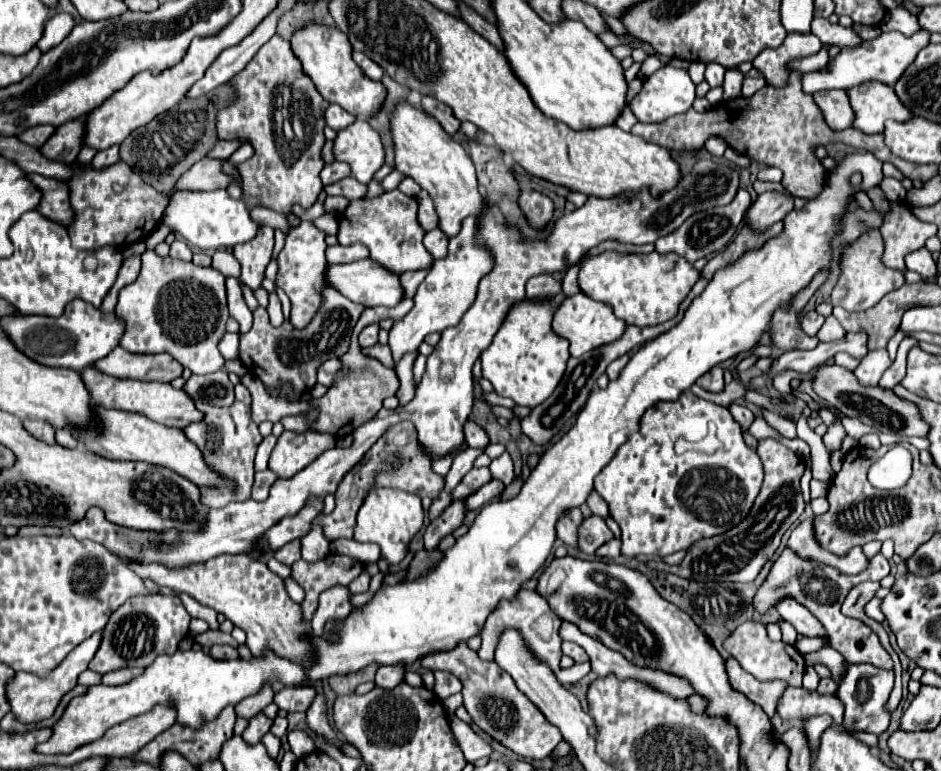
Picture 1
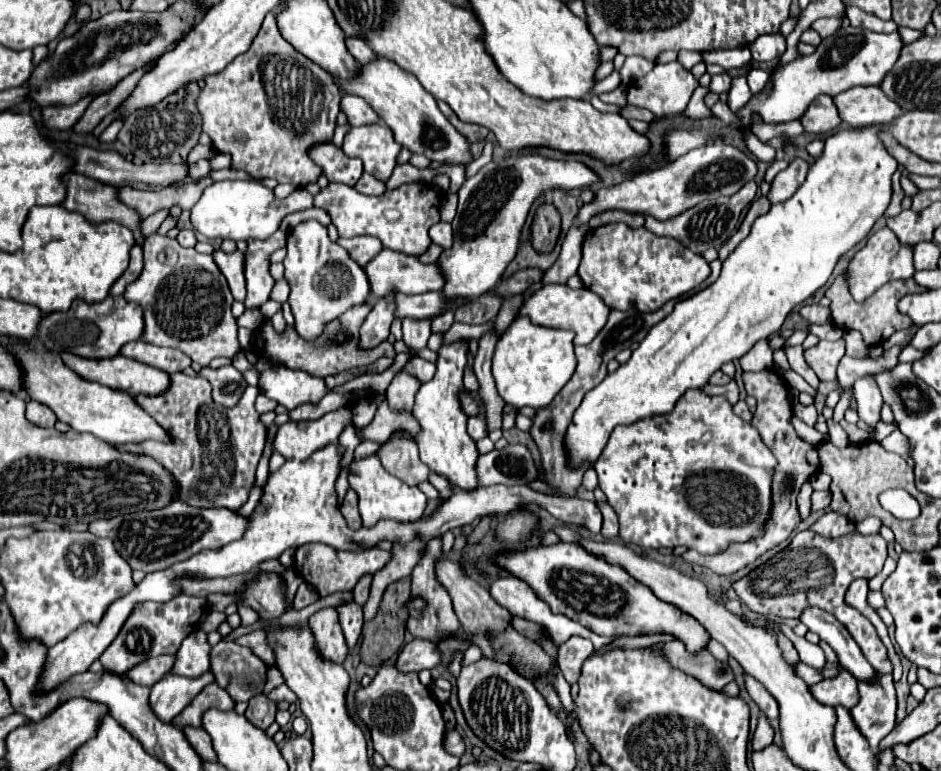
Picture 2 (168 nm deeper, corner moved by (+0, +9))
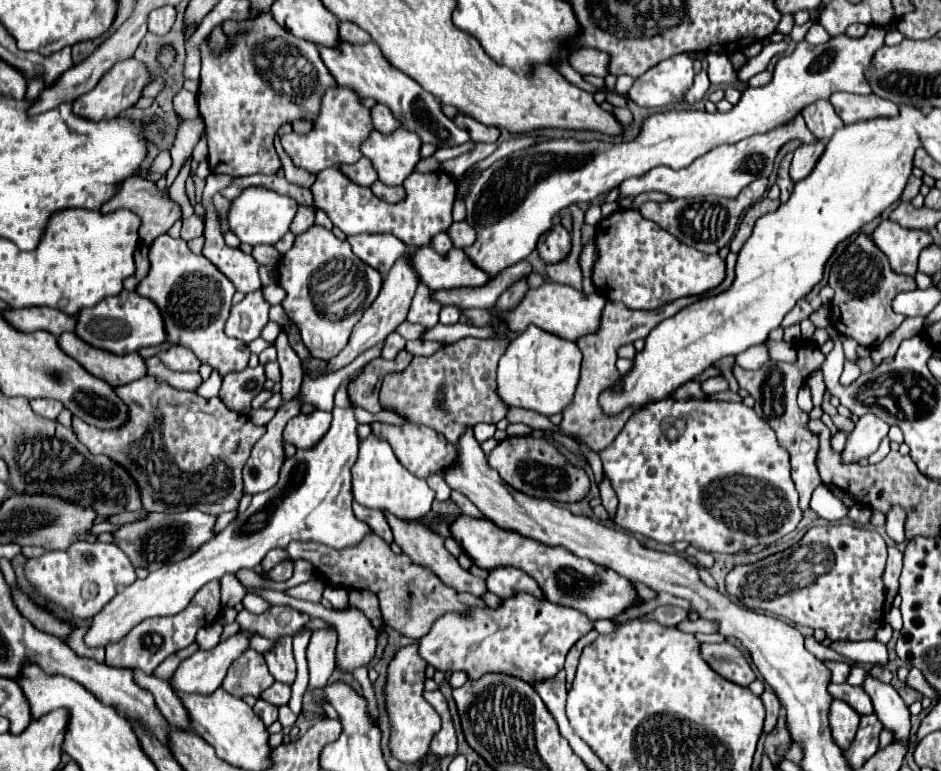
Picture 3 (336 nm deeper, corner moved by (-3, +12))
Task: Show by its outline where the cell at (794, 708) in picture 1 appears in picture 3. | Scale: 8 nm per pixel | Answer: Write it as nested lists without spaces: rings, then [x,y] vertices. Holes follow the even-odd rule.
[[[831,683],[829,693],[833,699],[841,699],[847,705],[851,705],[859,715],[871,715],[873,713],[871,699],[863,687],[851,687],[849,683],[841,683],[841,685]]]

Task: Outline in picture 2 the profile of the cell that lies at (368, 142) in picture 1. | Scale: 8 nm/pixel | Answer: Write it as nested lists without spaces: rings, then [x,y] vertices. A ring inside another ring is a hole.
[[[370,124],[350,128],[344,136],[344,154],[350,158],[360,158],[364,162],[364,172],[378,180],[388,180],[396,166],[396,156],[400,144],[394,140],[392,132],[384,124]]]

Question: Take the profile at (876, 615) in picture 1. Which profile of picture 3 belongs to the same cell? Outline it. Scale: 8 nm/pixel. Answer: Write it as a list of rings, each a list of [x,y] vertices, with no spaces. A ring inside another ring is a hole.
[[[892,606],[885,615],[885,622],[894,630],[900,631],[903,626],[900,609]]]

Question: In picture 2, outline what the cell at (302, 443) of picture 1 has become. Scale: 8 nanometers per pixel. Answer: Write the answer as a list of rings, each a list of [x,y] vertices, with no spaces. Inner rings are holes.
[[[340,408],[310,422],[286,422],[278,428],[274,450],[286,460],[306,460],[320,448],[336,442],[346,426],[352,424],[352,410]]]

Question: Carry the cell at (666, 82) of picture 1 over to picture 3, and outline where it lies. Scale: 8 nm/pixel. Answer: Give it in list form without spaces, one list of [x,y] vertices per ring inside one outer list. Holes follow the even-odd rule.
[[[687,53],[673,55],[661,61],[657,67],[649,69],[641,79],[637,79],[629,91],[629,97],[641,107],[663,107],[671,103],[681,103],[685,91],[693,85],[693,63],[703,61],[705,55],[697,53],[689,57]]]

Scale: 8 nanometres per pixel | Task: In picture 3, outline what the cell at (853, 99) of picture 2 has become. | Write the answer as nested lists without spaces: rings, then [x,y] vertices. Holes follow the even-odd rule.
[[[837,93],[831,95],[831,105],[835,107],[837,115],[843,119],[845,125],[863,121],[863,119],[875,119],[875,117],[893,117],[897,115],[897,105],[893,105],[887,99],[881,99],[877,95],[849,95],[849,93]]]

